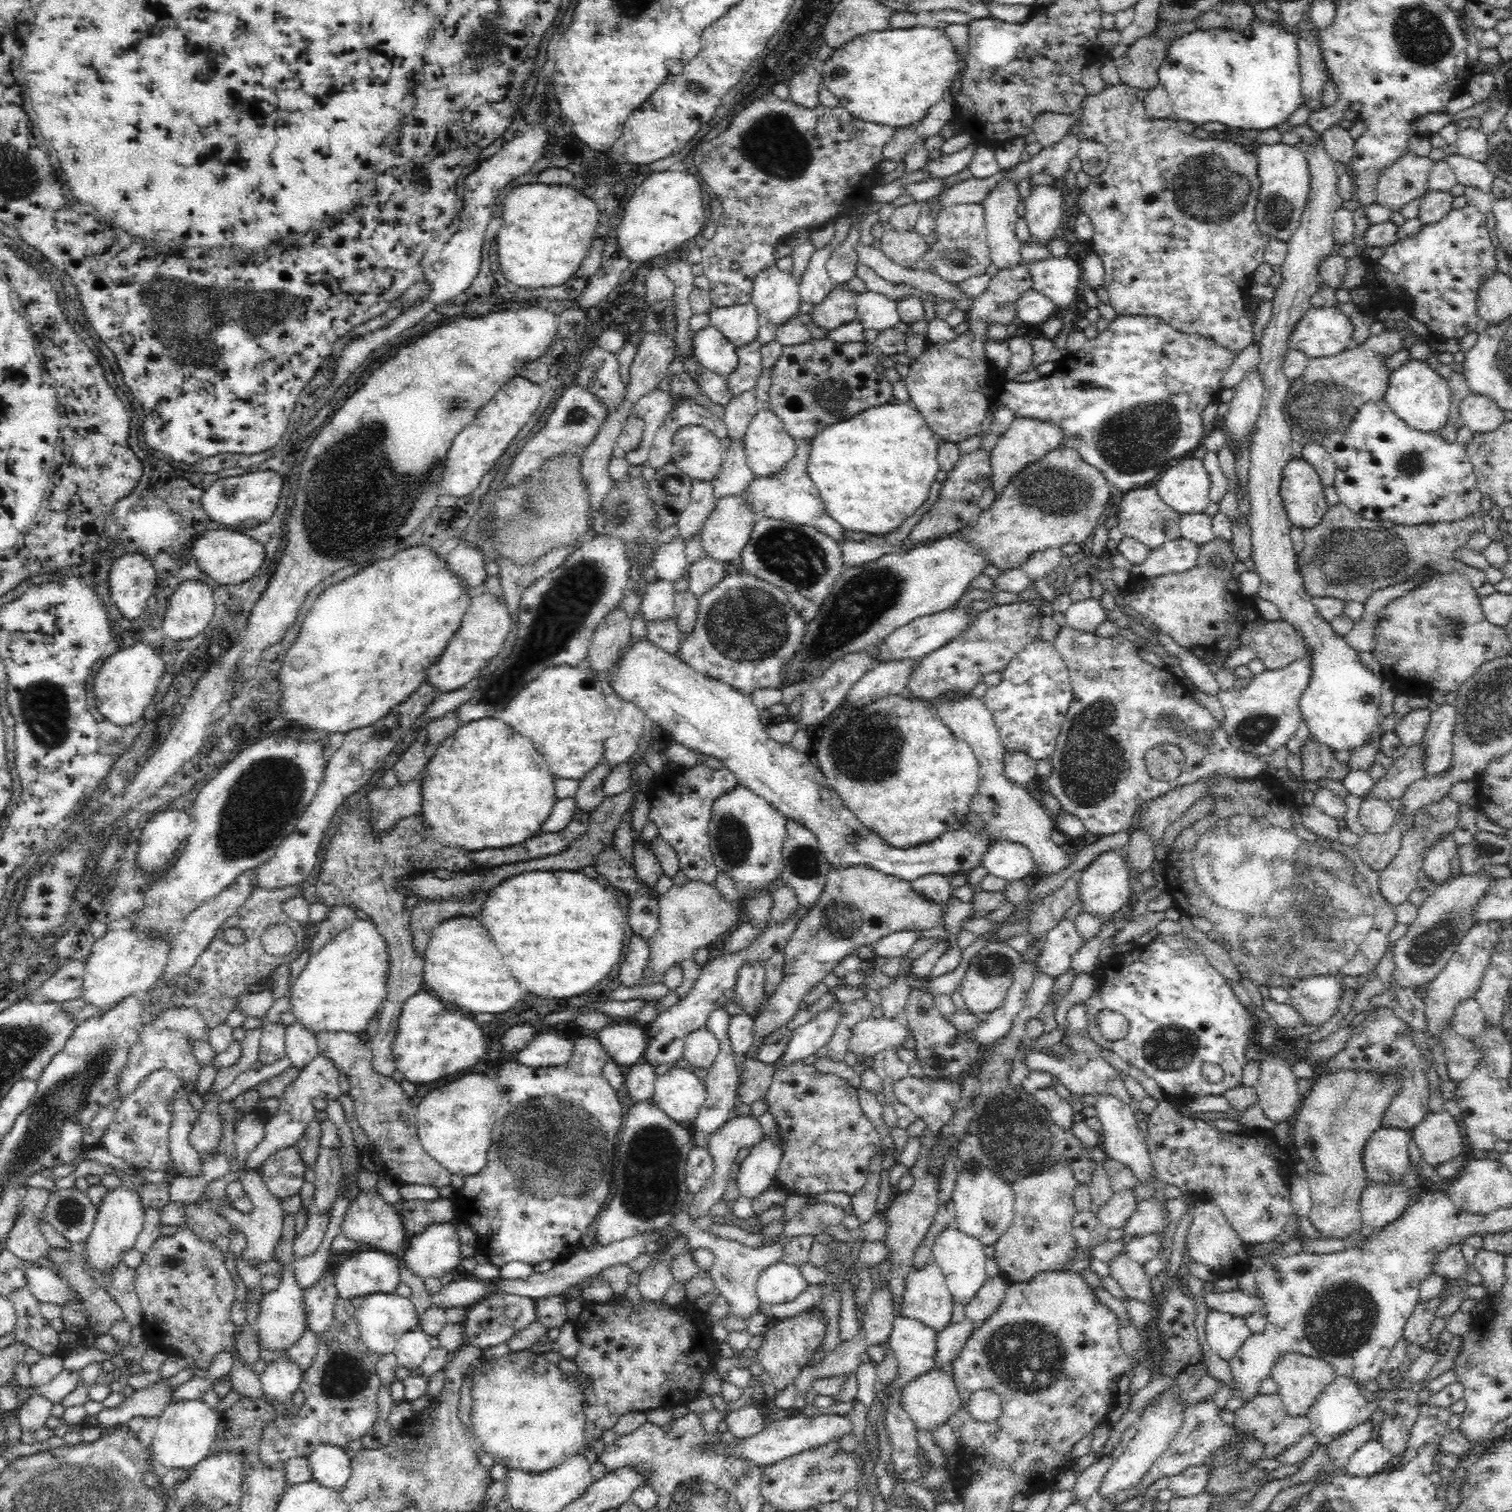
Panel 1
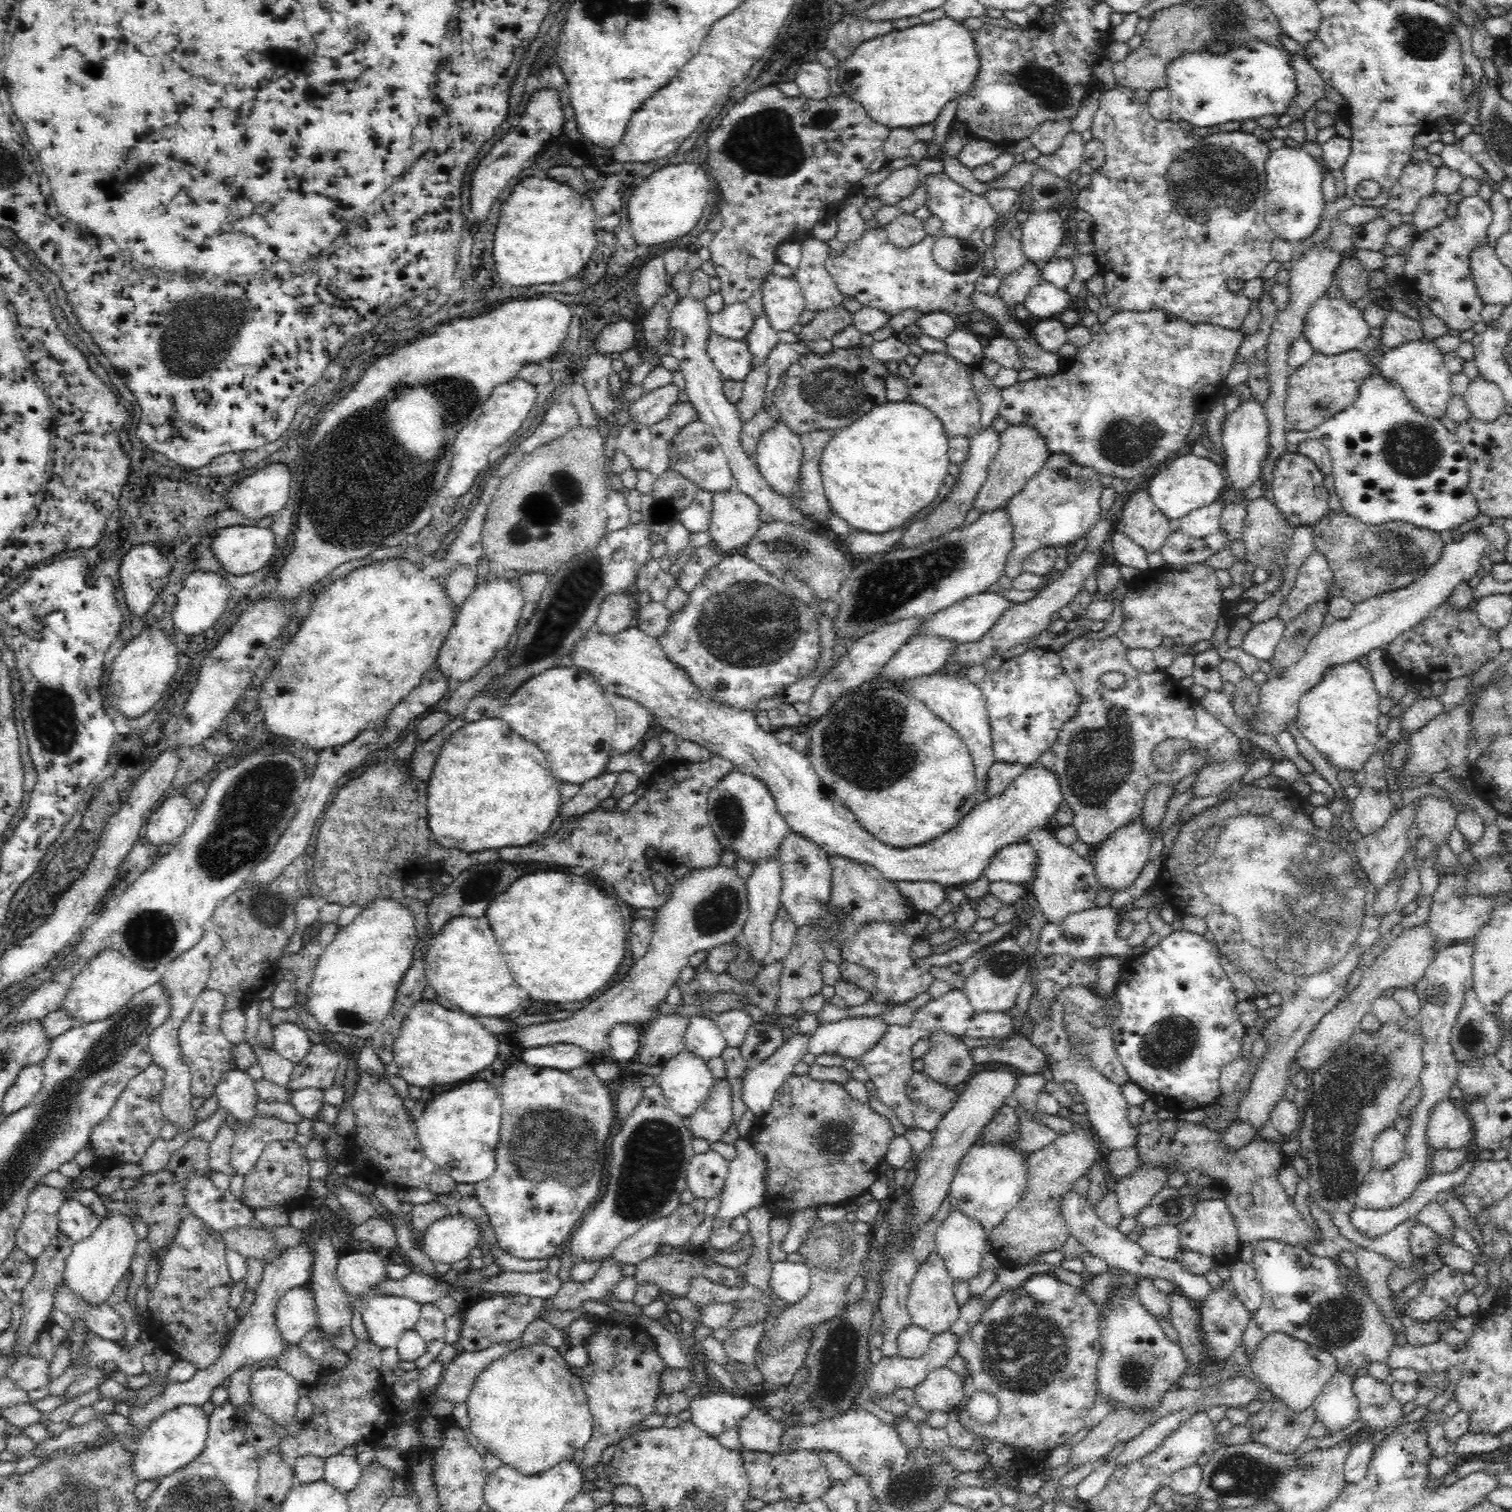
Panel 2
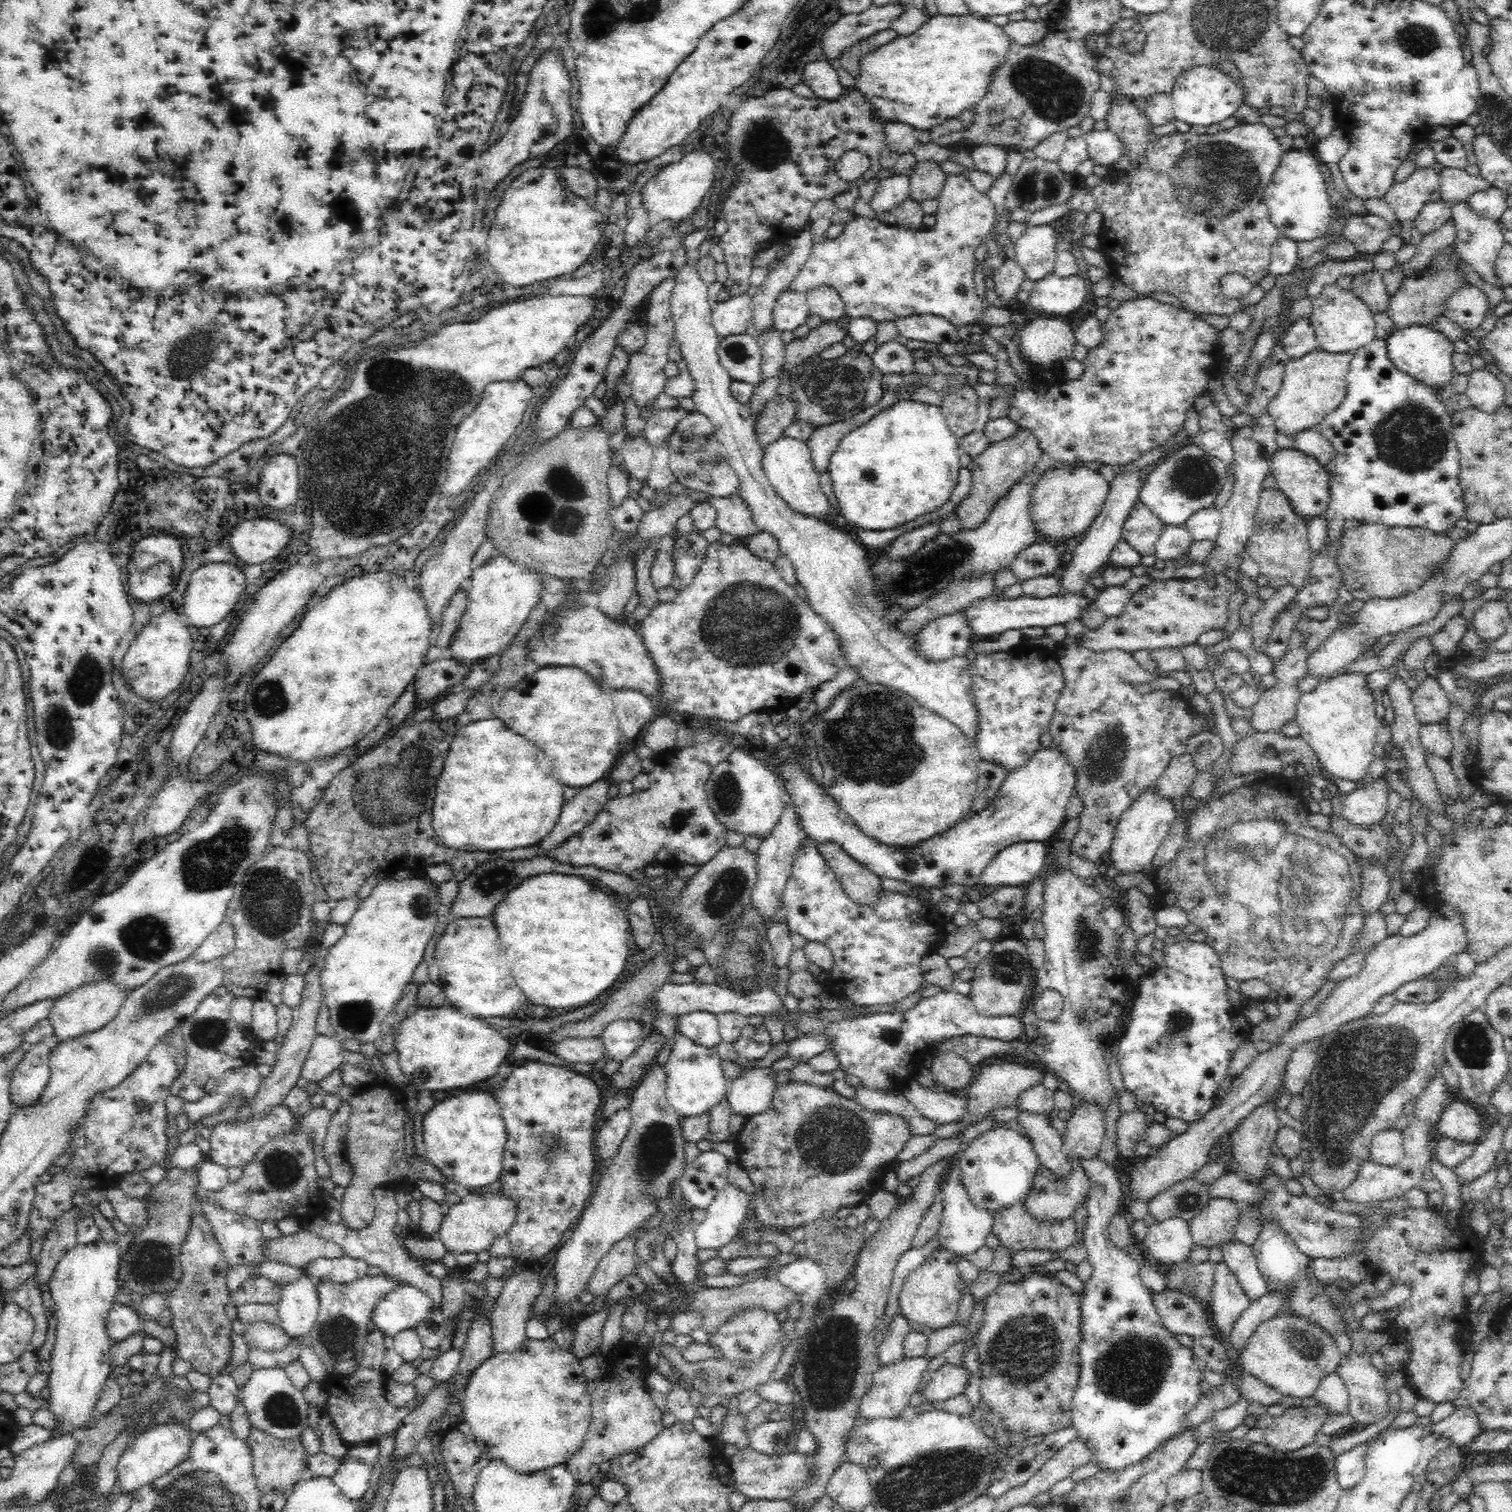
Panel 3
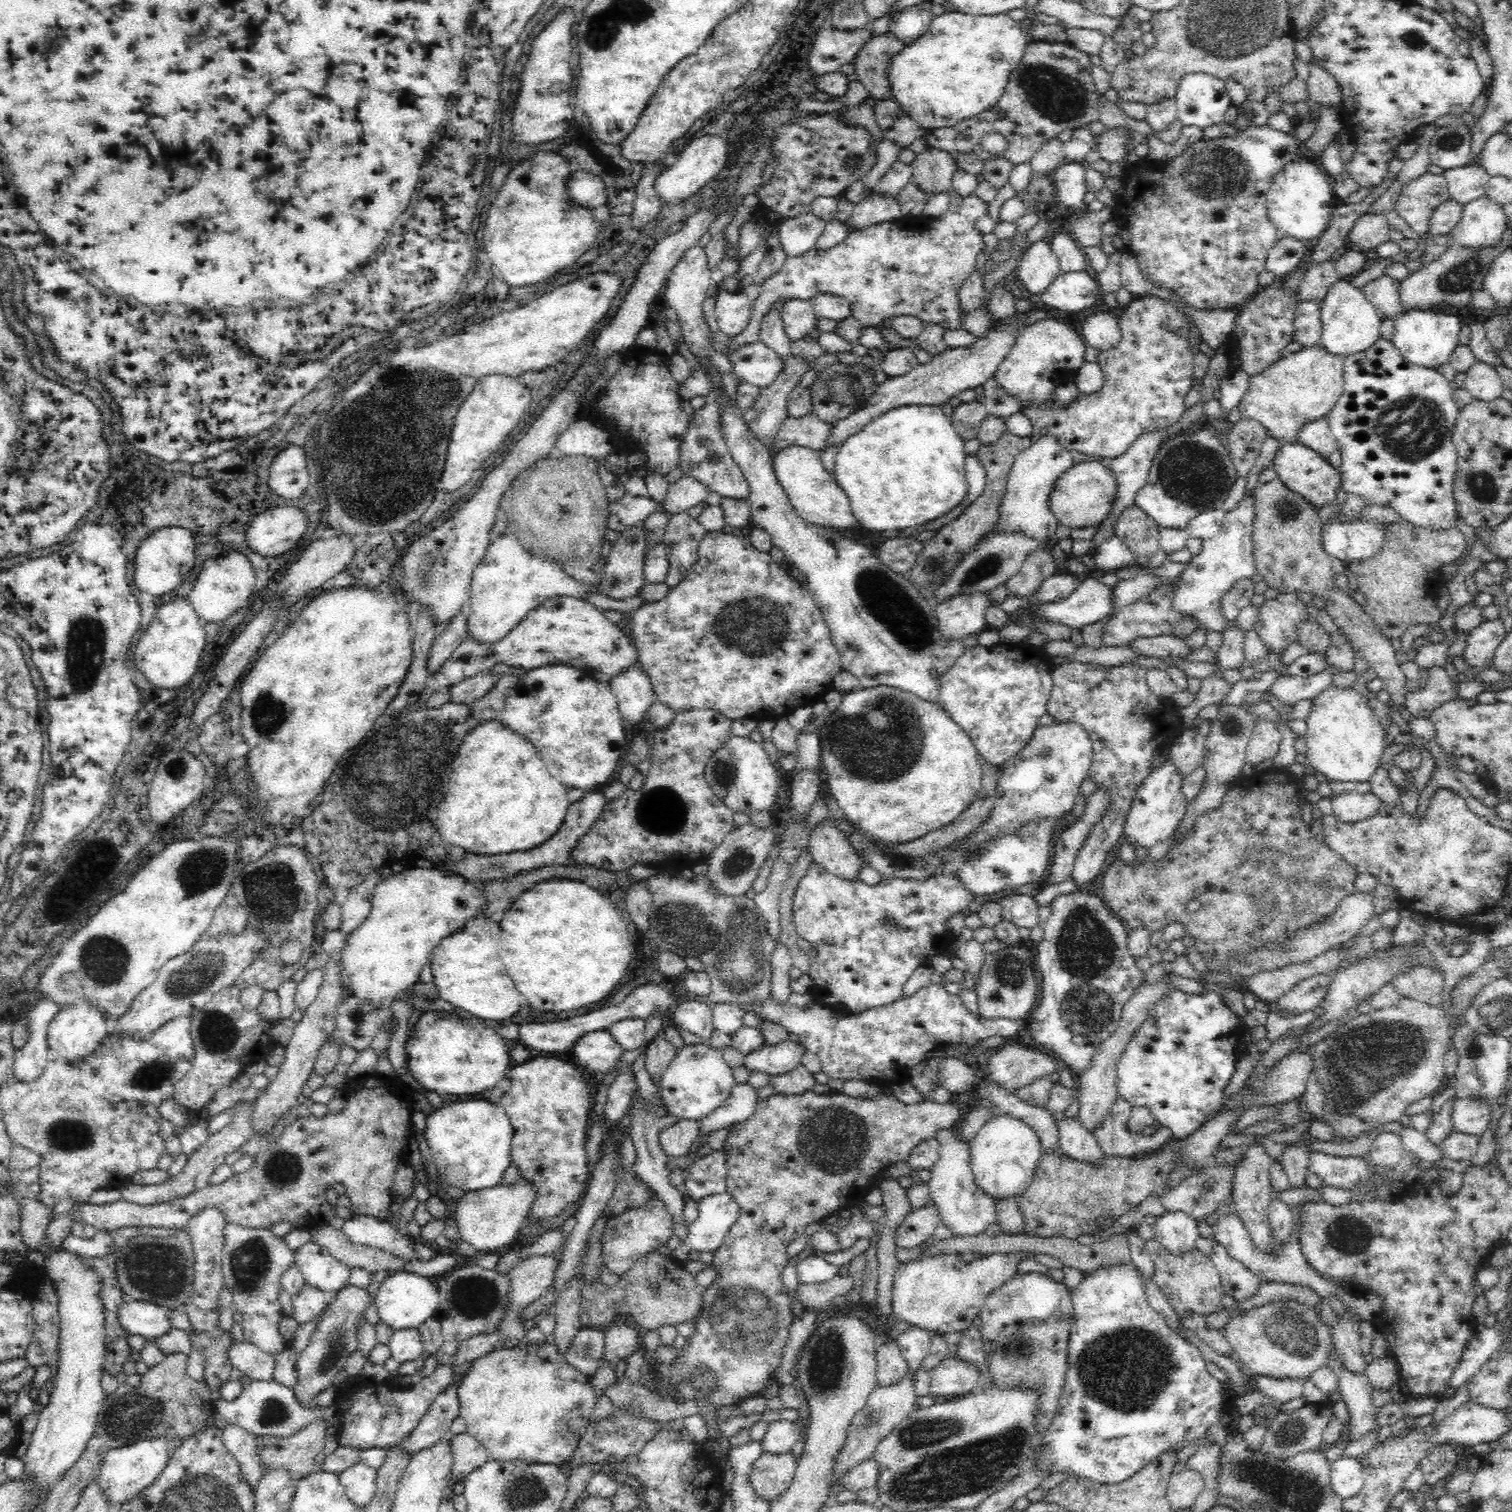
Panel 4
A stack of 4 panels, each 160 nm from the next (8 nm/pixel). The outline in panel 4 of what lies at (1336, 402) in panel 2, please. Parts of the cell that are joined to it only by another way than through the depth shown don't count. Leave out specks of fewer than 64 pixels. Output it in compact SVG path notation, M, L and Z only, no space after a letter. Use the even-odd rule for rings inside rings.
M1320 346L1303 348L1298 352L1290 353L1278 360L1274 366L1256 374L1249 380L1248 390L1237 406L1238 412L1242 419L1259 422L1267 432L1267 436L1272 436L1282 442L1296 442L1304 424L1327 415L1338 402L1343 393L1343 368L1342 355L1330 354Z

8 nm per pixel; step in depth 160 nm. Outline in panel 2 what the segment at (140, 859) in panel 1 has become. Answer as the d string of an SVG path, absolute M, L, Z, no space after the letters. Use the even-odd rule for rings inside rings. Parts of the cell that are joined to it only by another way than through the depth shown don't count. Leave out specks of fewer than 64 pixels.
M169 791L150 812L146 837L151 844L162 846L177 840L193 816L192 803L181 792Z

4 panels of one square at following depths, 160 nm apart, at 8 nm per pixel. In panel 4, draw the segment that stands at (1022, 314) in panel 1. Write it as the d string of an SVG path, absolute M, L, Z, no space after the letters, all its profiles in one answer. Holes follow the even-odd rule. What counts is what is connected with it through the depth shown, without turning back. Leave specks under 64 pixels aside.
M1089 270L1059 273L1054 282L1040 294L1049 309L1078 312L1092 306L1098 300L1099 290L1095 275Z

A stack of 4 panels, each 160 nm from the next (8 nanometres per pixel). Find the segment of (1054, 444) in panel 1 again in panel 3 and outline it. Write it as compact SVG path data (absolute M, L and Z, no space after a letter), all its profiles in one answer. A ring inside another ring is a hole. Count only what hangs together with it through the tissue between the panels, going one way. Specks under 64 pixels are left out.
M1020 429L1012 438L993 442L984 452L972 458L969 469L972 471L972 488L970 494L956 507L954 515L960 520L960 532L974 530L980 526L991 513L993 506L1007 492L1012 483L1032 468L1040 459L1043 450L1034 433L1028 429Z

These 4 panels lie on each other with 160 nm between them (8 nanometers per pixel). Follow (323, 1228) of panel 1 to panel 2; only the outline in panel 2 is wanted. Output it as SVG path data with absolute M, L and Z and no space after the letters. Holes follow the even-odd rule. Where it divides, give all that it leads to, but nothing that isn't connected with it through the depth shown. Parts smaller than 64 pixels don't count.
M305 1239L297 1246L290 1247L277 1259L272 1262L263 1263L263 1277L255 1290L254 1303L249 1312L242 1319L239 1319L230 1333L230 1340L224 1342L220 1356L208 1367L196 1371L194 1376L186 1382L170 1383L163 1388L161 1393L155 1394L147 1403L130 1406L130 1412L125 1417L129 1431L114 1432L108 1442L122 1446L126 1452L132 1453L137 1444L138 1436L147 1429L156 1418L166 1414L168 1410L174 1410L178 1406L190 1405L201 1407L208 1402L211 1392L218 1386L225 1386L227 1381L238 1368L255 1365L268 1358L276 1358L282 1352L286 1352L292 1343L282 1338L278 1325L276 1325L275 1308L282 1295L295 1286L307 1286L311 1275L313 1263L312 1250L315 1241Z

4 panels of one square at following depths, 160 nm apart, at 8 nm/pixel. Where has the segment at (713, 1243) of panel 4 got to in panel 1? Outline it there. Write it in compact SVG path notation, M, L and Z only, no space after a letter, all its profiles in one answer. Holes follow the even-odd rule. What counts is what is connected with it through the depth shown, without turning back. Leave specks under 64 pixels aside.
M770 1111L757 1118L764 1131L764 1139L750 1147L748 1157L738 1166L736 1188L738 1197L754 1201L774 1183L782 1158L775 1138L776 1123Z

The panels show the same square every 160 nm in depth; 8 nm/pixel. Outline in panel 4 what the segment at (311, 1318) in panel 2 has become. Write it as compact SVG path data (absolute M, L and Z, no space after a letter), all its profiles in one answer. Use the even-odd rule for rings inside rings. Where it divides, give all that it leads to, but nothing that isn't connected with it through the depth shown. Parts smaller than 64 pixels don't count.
M309 1285L296 1296L292 1296L294 1306L293 1318L302 1324L308 1322L312 1317L324 1314L328 1308L329 1294Z

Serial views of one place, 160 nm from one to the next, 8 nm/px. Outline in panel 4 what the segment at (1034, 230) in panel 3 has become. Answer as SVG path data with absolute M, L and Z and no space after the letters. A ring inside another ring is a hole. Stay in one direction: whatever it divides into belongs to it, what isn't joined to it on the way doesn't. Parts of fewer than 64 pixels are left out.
M1047 239L1031 244L1017 266L1018 280L1034 296L1040 296L1059 275L1058 257L1052 252Z

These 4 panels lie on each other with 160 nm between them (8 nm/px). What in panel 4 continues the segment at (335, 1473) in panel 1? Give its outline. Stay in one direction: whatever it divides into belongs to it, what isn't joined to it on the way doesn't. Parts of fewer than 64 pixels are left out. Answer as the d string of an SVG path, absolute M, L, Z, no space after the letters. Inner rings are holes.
M360 1462L339 1474L346 1497L358 1508L368 1507L375 1498L377 1470Z

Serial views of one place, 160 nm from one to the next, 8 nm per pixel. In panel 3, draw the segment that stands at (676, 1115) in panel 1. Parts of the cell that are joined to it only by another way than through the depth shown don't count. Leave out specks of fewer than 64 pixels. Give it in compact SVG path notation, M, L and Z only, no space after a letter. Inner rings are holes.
M677 1026L677 1036L674 1038L672 1041L673 1048L671 1055L669 1057L668 1062L665 1064L665 1071L667 1072L667 1086L665 1090L666 1097L668 1098L668 1103L670 1104L670 1107L674 1111L676 1111L682 1118L685 1117L700 1117L701 1115L707 1114L712 1108L718 1107L726 1098L727 1098L727 1091L729 1090L729 1084L731 1080L726 1079L726 1076L724 1076L724 1072L722 1071L722 1060L720 1059L720 1056L717 1054L717 1050L712 1047L704 1047L701 1046L700 1043L693 1042L691 1039L685 1038L680 1034L680 1031L678 1031L678 1026Z

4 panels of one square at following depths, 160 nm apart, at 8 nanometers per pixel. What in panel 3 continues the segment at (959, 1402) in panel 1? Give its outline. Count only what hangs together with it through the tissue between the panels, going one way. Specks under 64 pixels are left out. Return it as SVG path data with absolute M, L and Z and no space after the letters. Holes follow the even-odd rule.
M945 1362L930 1374L930 1380L923 1393L930 1403L948 1400L960 1396L966 1390L968 1380L970 1371L966 1367Z

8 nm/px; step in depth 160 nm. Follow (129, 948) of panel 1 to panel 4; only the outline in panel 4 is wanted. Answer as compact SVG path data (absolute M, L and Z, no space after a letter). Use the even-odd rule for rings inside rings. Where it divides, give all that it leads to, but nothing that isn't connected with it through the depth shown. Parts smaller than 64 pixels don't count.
M64 1006L52 1020L48 1030L48 1047L52 1058L60 1059L68 1065L76 1065L87 1060L110 1034L111 1025L104 1021L104 1016L87 1006Z

